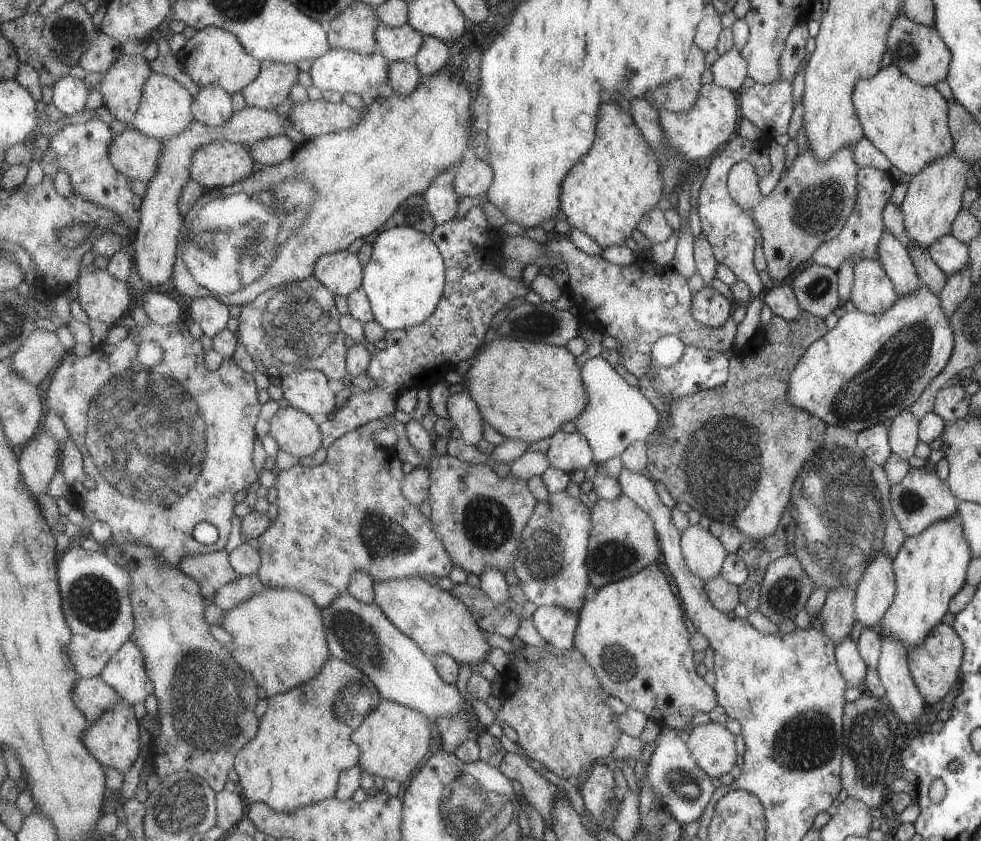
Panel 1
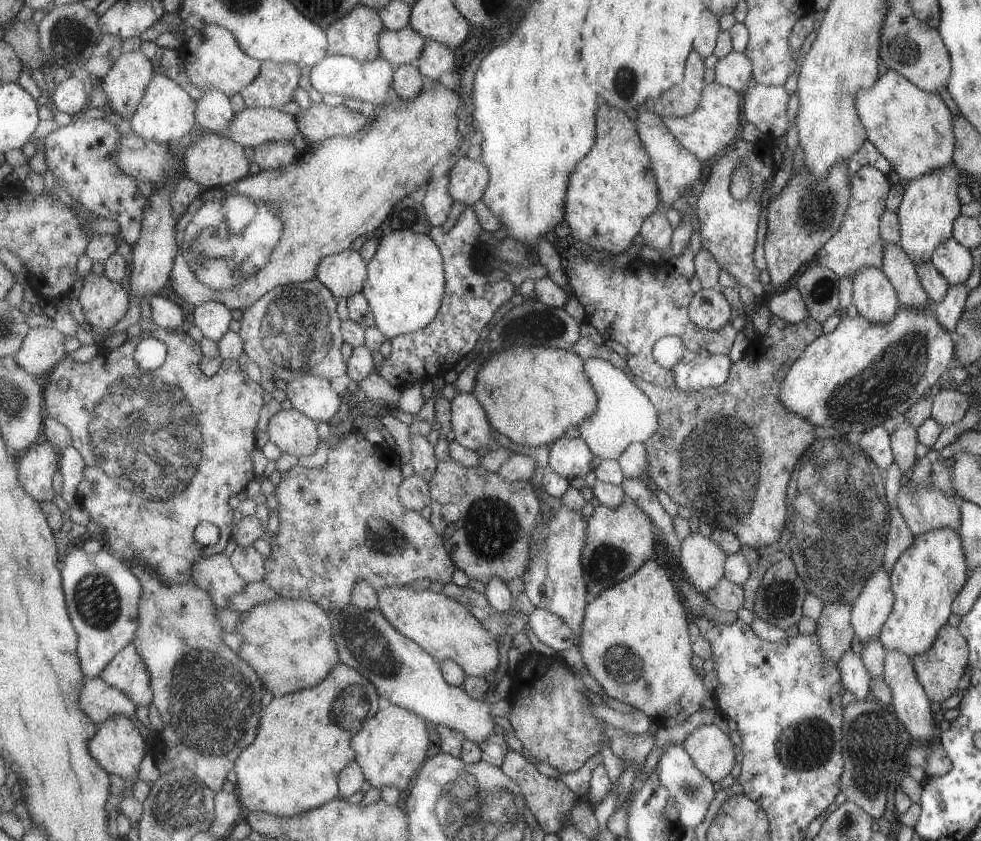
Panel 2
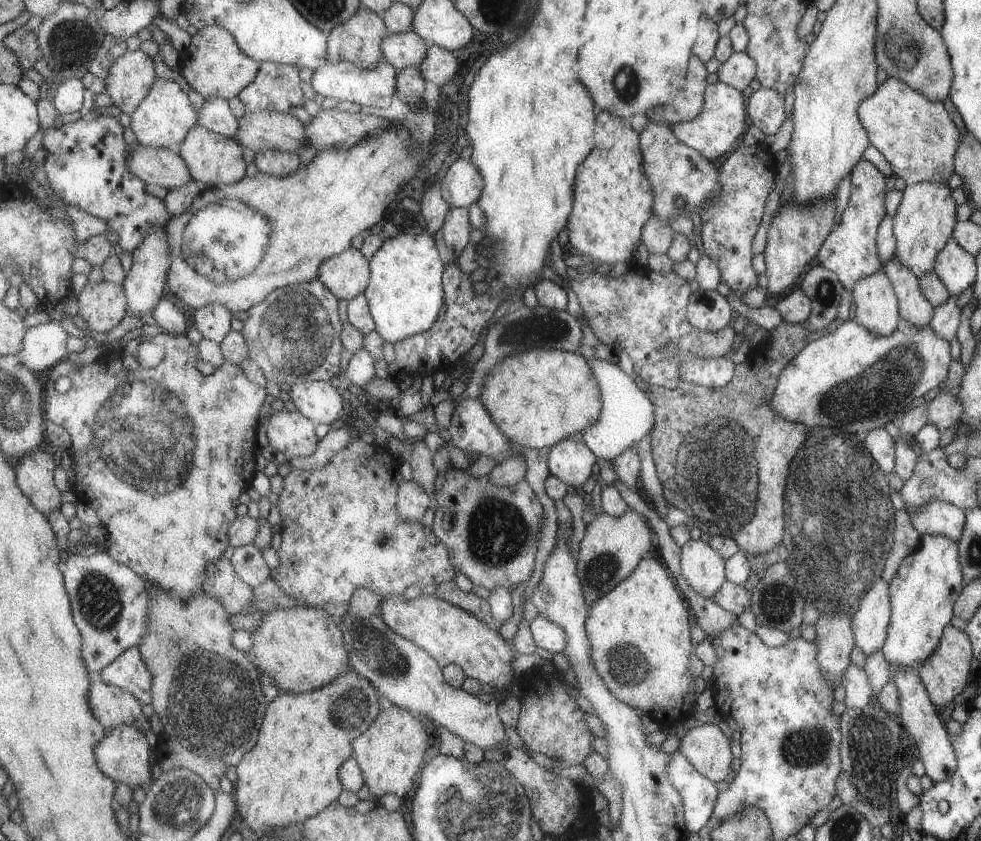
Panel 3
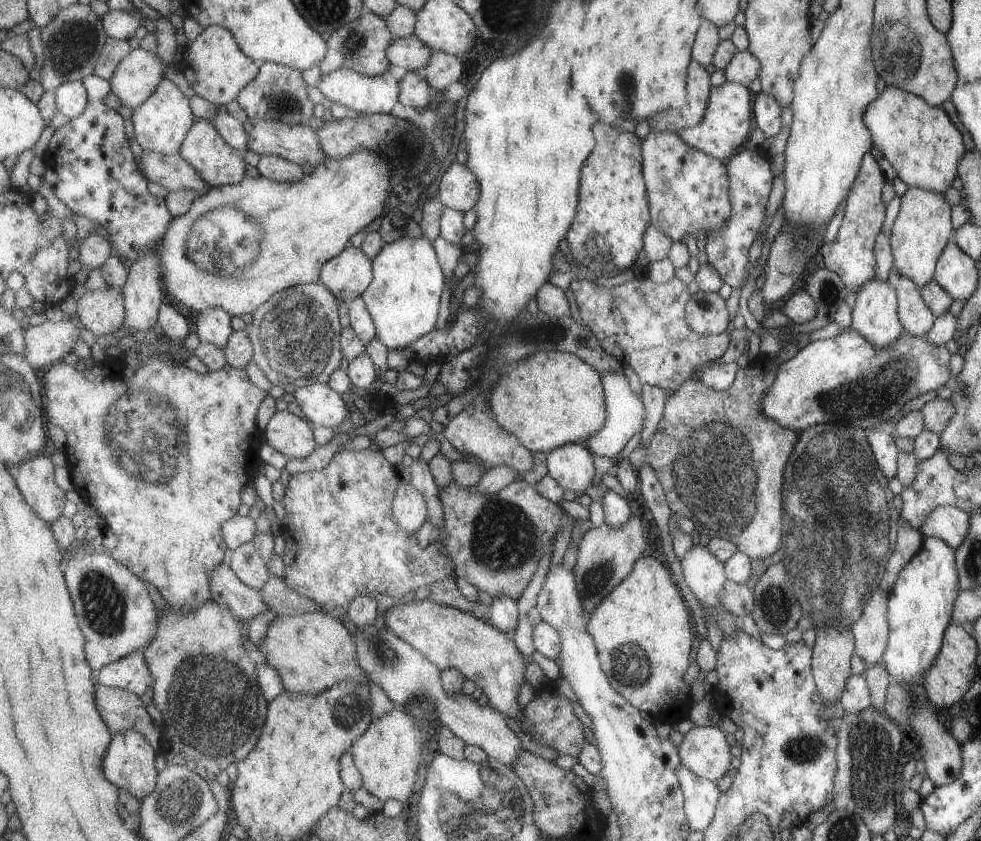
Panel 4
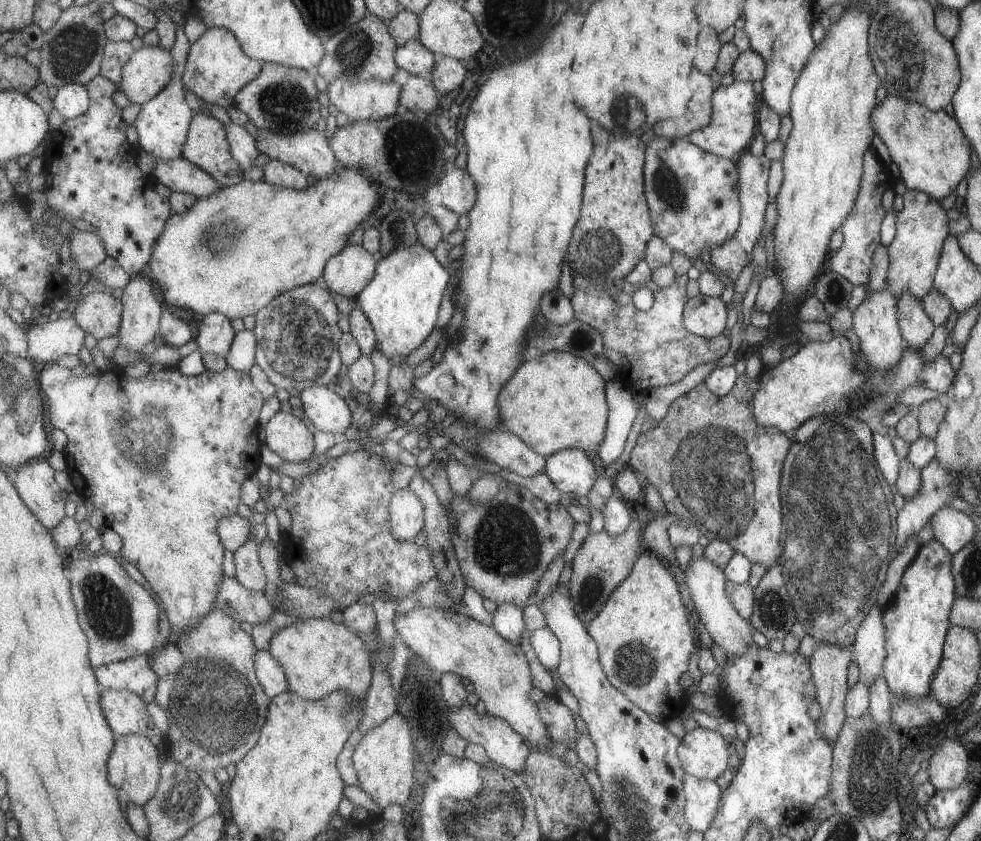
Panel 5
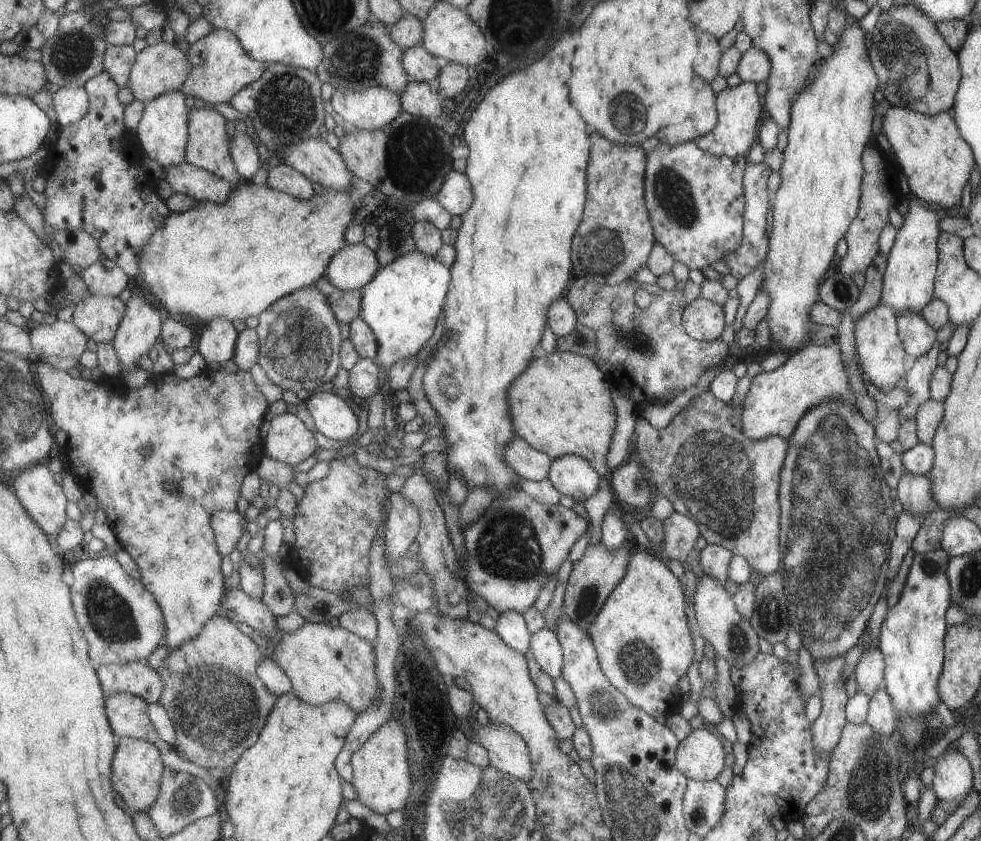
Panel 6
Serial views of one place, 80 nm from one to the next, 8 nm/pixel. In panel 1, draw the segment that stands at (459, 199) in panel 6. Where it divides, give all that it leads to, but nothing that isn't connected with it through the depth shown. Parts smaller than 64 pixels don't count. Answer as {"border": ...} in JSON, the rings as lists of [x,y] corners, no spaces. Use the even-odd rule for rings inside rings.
{"border":[[[469,154],[456,167],[455,188],[462,197],[473,198],[487,193],[491,188],[495,169],[488,161]]]}

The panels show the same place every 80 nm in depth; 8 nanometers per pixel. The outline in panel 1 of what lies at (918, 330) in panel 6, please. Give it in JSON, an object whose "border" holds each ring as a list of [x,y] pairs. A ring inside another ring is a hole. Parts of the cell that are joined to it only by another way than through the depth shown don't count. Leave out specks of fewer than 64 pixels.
{"border":[[[883,230],[877,247],[877,260],[893,281],[897,295],[914,293],[921,285],[921,278],[910,259],[909,248],[905,242],[893,233]]]}

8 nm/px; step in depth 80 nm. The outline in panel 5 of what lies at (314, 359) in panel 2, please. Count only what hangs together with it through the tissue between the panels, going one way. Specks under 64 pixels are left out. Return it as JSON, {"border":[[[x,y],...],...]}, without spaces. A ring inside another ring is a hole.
{"border":[[[315,282],[285,291],[255,316],[253,332],[258,338],[256,364],[263,368],[277,388],[286,391],[293,388],[303,391],[317,386],[327,386],[341,372],[344,364],[342,352],[339,350],[342,339],[339,318],[341,318],[341,312],[338,302],[324,283]]]}

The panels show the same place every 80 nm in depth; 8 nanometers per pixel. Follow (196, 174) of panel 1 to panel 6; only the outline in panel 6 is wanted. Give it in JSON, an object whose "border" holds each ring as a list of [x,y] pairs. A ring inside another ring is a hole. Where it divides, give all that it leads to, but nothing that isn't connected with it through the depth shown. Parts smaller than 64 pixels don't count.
{"border":[[[192,108],[190,112],[190,144],[187,147],[186,161],[196,167],[214,172],[223,180],[238,186],[243,178],[236,167],[231,148],[232,138],[227,132],[227,120],[223,114],[211,108]]]}

